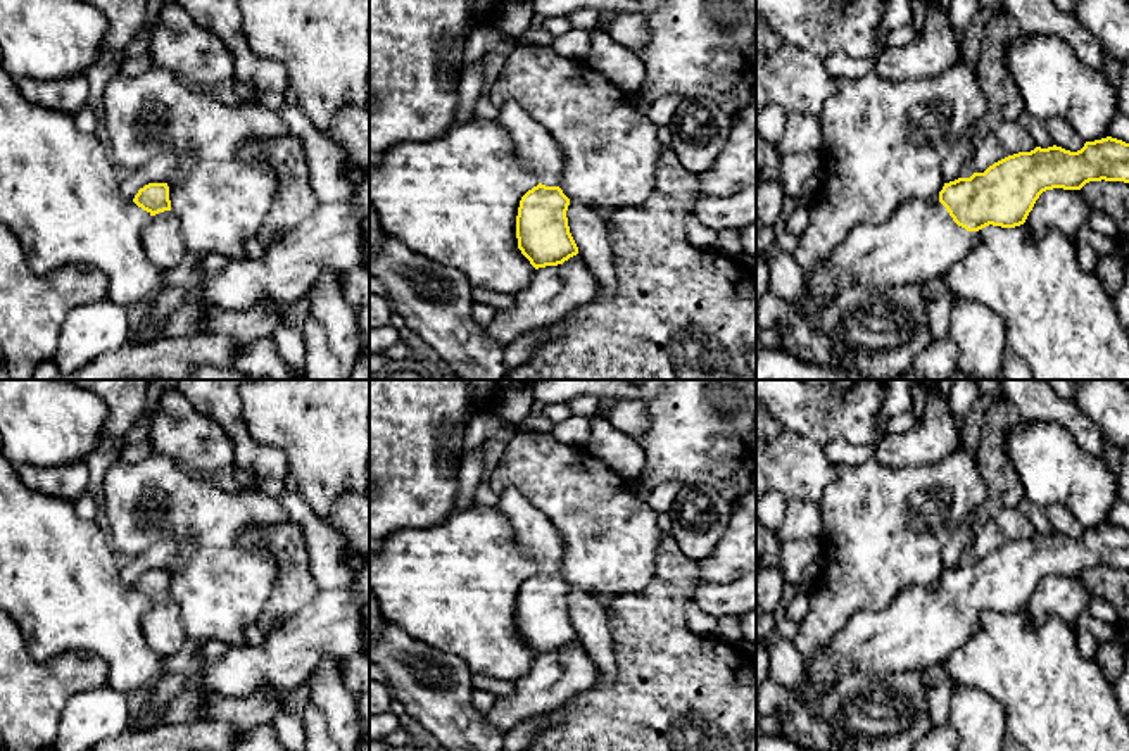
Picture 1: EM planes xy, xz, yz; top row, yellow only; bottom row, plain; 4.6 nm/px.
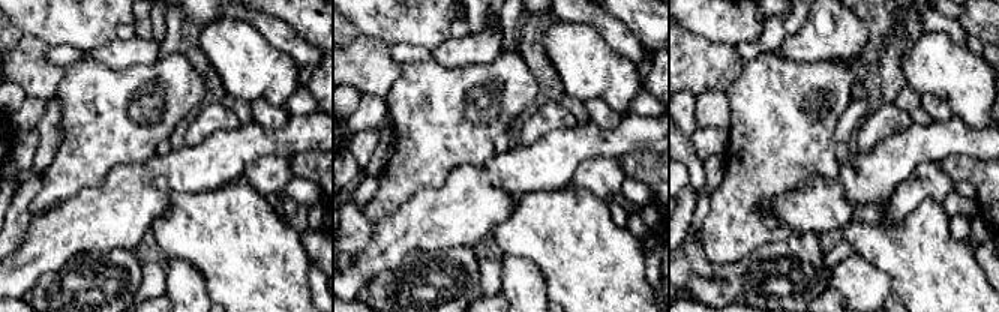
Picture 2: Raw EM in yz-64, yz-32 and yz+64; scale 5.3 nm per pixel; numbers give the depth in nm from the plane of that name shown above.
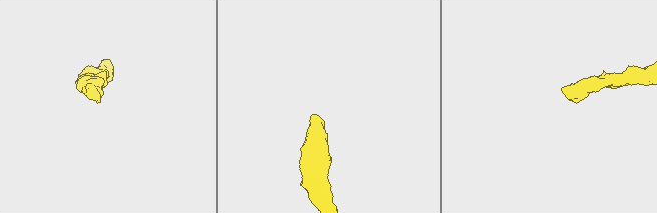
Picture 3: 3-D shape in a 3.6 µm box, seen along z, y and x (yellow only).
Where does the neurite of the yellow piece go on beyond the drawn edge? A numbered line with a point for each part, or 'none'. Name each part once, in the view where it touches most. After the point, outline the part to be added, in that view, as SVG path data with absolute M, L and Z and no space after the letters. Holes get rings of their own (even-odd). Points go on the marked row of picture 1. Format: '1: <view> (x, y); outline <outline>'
1: yz (919, 240); outline M911 199L880 223L855 226L827 262L815 266L796 293L796 307L811 314L832 306L844 290L924 285L943 276L975 243L939 200Z

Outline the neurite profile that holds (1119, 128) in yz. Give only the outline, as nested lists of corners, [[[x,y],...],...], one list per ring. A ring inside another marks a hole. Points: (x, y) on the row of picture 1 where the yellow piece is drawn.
[[[1119,112],[1110,124],[1110,136],[1129,143],[1129,116]]]

